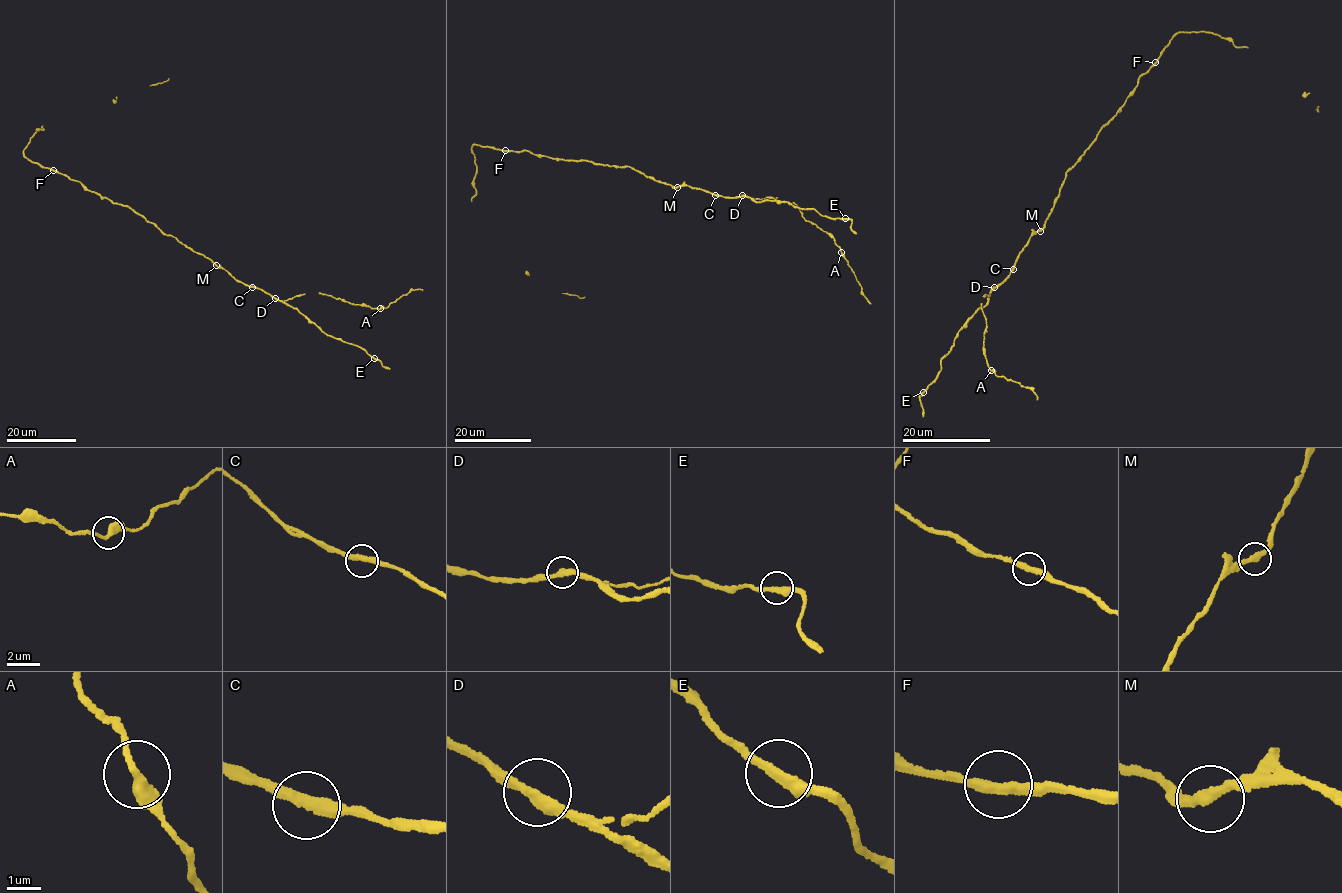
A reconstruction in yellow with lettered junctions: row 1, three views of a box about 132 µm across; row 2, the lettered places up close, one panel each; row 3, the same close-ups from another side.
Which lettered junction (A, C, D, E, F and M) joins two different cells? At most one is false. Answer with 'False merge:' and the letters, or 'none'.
False merge: none

